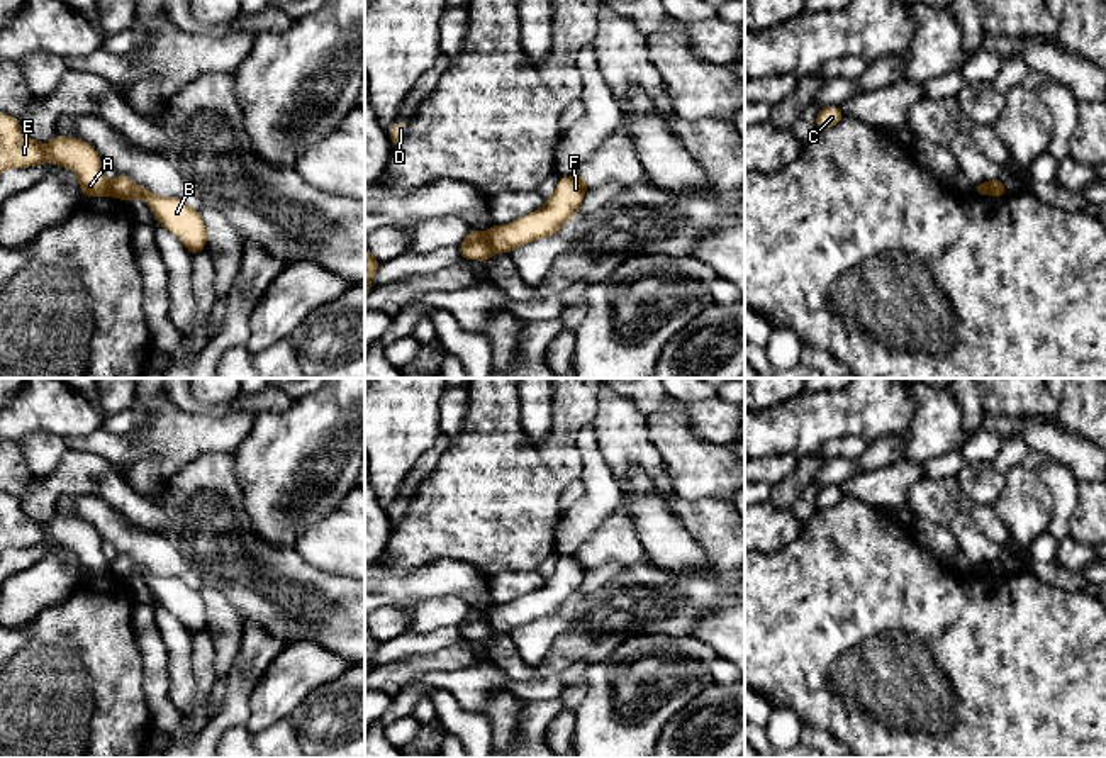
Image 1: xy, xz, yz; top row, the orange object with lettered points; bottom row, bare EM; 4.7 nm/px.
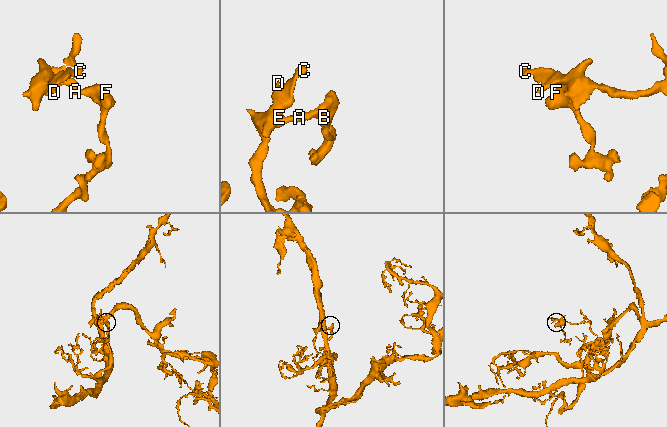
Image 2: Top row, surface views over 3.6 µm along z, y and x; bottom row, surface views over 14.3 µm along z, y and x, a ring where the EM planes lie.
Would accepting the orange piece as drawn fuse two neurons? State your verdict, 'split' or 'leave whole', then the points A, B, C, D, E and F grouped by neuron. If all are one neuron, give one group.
split; A C D E / B F

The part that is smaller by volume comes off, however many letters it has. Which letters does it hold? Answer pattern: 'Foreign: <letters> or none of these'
Foreign: B, F

